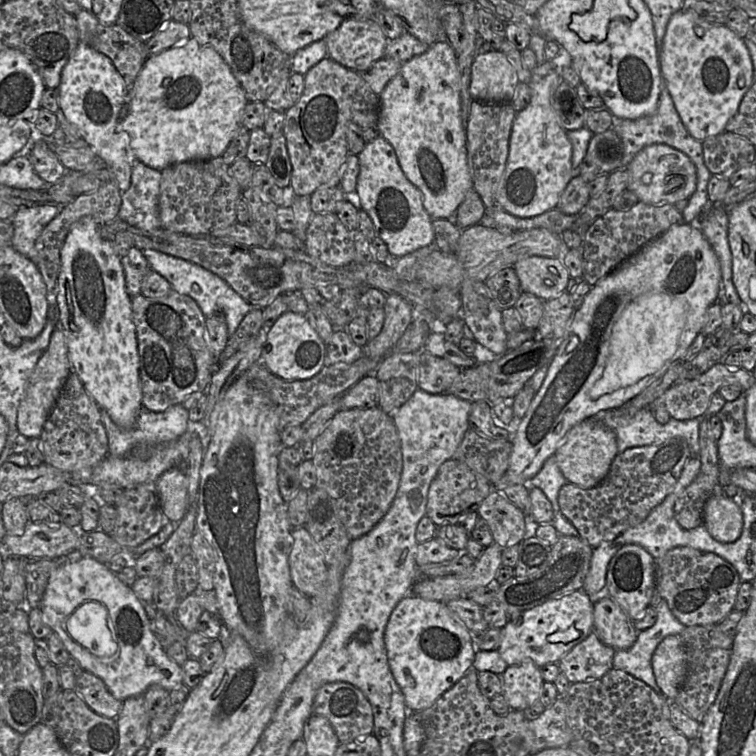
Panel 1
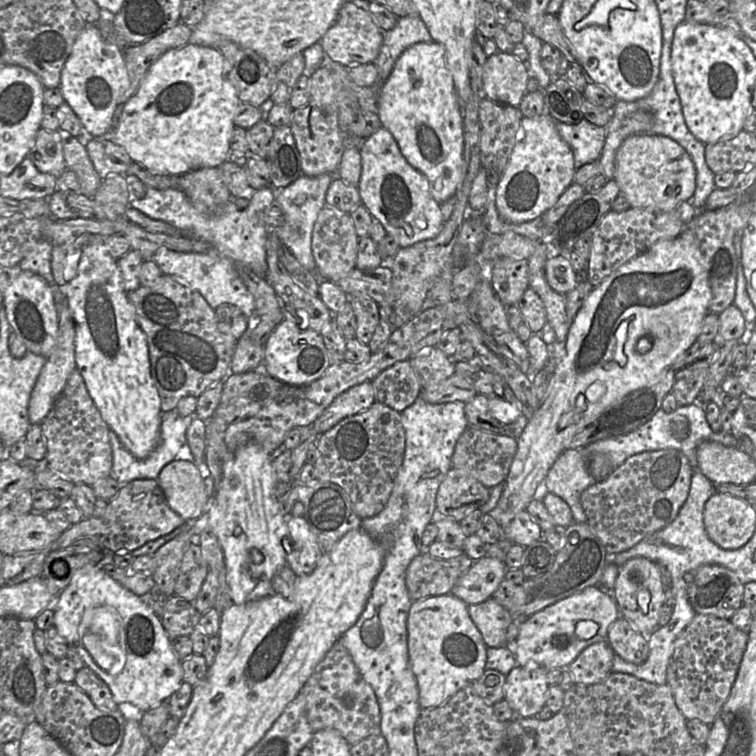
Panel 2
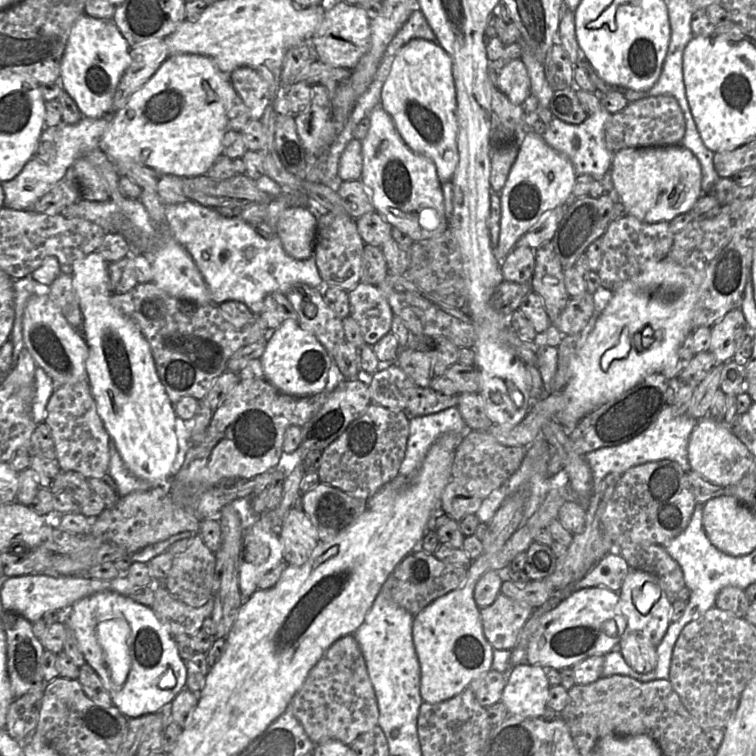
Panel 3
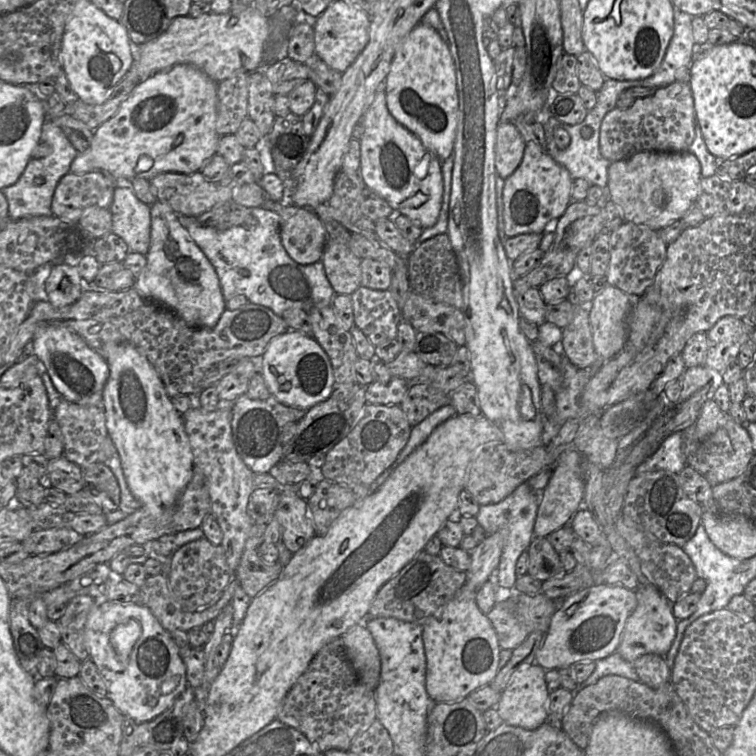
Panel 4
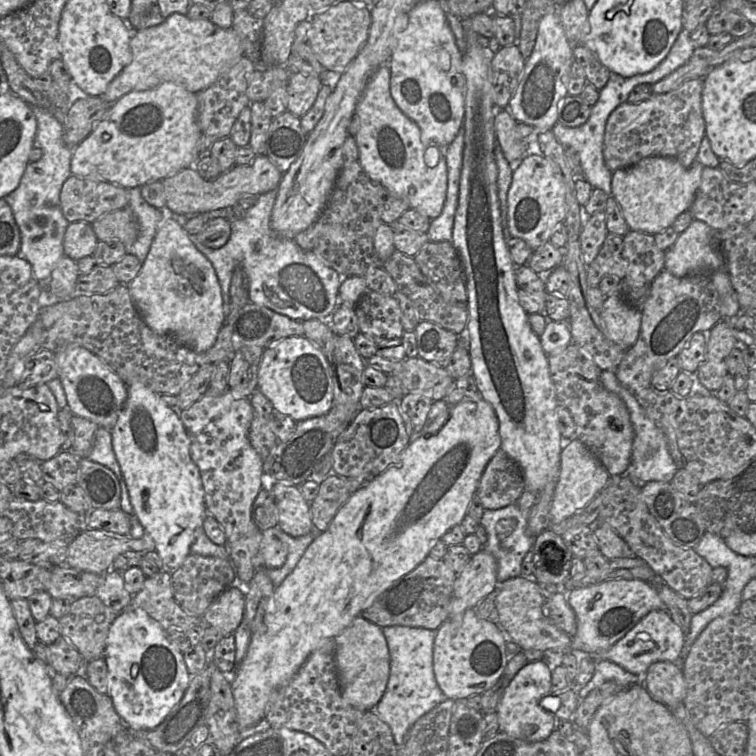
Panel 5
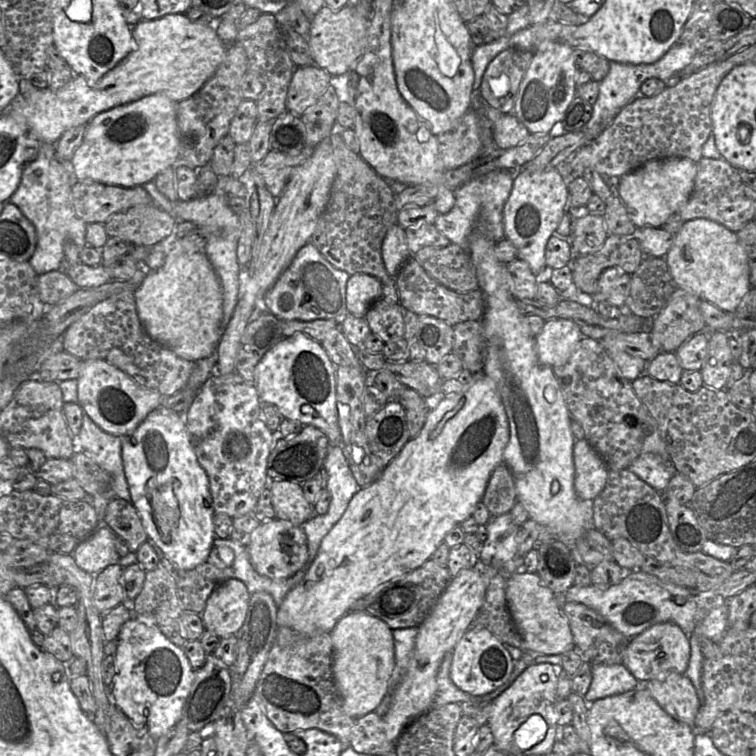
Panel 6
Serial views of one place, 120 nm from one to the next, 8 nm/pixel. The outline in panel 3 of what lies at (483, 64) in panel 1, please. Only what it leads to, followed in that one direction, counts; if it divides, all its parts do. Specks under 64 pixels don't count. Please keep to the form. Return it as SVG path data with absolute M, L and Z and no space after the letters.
M513 59L499 70L497 86L512 103L523 104L531 90L530 79L521 59Z

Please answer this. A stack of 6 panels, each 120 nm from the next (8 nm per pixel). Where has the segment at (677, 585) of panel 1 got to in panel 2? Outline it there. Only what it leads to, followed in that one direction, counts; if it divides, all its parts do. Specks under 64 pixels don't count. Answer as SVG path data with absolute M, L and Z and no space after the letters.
M703 564L684 575L687 598L697 615L730 620L743 605L744 584L732 570Z

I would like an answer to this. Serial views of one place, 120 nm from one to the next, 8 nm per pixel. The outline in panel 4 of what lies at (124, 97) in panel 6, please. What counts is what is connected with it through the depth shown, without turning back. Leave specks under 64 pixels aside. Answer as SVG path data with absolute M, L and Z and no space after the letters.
M248 6L238 14L203 14L197 18L178 16L159 37L140 46L131 42L134 61L128 71L136 73L138 83L177 64L189 64L219 83L240 72L254 72L264 61L270 35L270 18Z

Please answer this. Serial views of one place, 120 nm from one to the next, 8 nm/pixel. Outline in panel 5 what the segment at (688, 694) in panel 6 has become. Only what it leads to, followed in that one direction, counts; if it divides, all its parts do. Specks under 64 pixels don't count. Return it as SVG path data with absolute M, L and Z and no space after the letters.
M658 661L649 666L641 683L657 702L668 708L683 703L687 687L682 669L674 662Z

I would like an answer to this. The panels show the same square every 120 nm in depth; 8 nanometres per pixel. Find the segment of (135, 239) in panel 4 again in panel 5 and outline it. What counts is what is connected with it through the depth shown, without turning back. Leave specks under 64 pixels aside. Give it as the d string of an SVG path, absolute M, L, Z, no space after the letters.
M141 187L130 188L128 191L127 207L131 209L136 218L139 232L137 239L125 248L127 253L135 255L143 265L164 216L164 209L158 209L148 204L141 196Z

